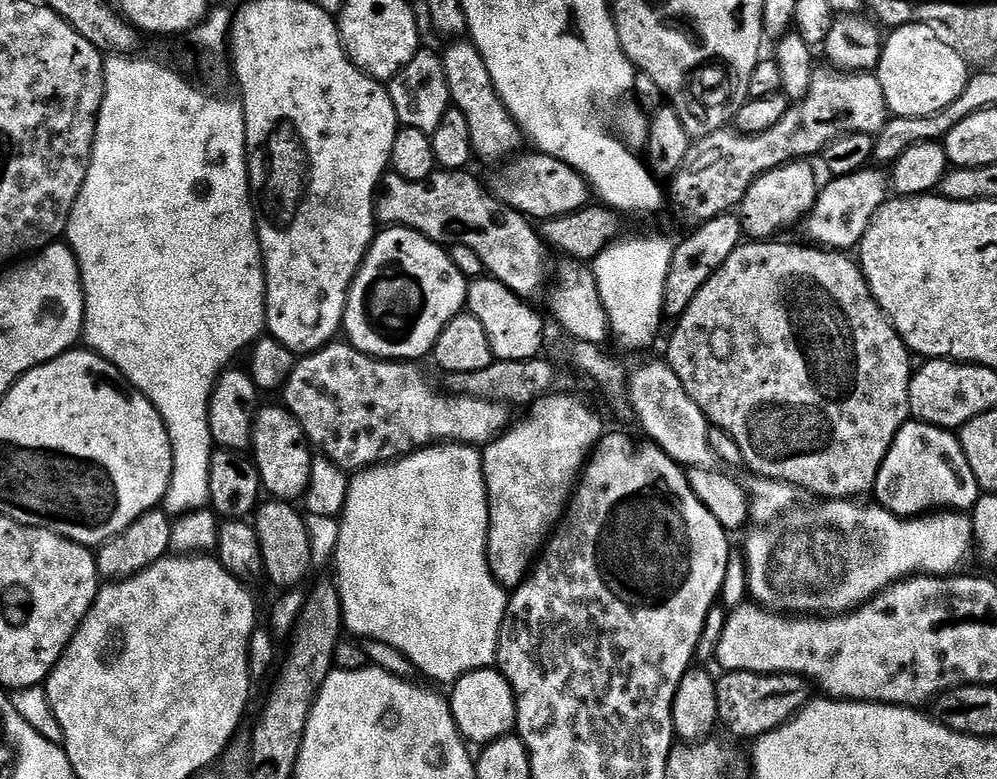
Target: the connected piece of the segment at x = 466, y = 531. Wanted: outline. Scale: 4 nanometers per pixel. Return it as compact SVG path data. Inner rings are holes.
M441 442L433 444L431 448L422 448L403 456L400 460L394 460L390 464L382 464L375 468L365 468L351 477L348 486L348 497L344 503L344 510L338 517L340 523L340 533L336 536L336 576L334 575L334 583L340 589L340 601L342 602L342 610L344 611L344 628L352 631L356 636L365 636L371 642L379 642L394 646L407 658L412 664L413 669L417 673L425 672L432 680L449 680L455 682L461 676L467 676L470 672L479 672L481 668L492 668L496 664L496 647L498 646L498 638L500 637L500 627L504 621L504 612L508 608L509 597L506 595L505 589L496 583L496 579L492 577L492 572L488 569L487 550L483 544L484 541L484 525L488 523L488 487L484 484L484 461L481 453L475 447L458 444L455 442ZM372 484L432 484L432 488L375 488Z

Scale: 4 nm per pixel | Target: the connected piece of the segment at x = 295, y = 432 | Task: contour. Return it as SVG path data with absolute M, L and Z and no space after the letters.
M261 407L257 411L252 425L250 448L251 451L256 451L254 463L260 472L263 491L269 497L285 502L296 502L308 491L314 456L304 439L304 431L293 420L292 413L287 408Z

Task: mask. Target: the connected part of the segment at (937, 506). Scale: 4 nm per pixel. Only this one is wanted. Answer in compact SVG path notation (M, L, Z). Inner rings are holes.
M909 422L901 428L882 462L874 489L879 507L901 518L916 518L933 510L968 510L981 495L959 439L951 431L923 422Z

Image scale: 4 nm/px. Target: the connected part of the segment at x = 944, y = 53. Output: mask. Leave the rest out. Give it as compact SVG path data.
M907 24L889 36L882 44L878 75L892 116L929 116L962 94L970 79L969 66L930 26Z

